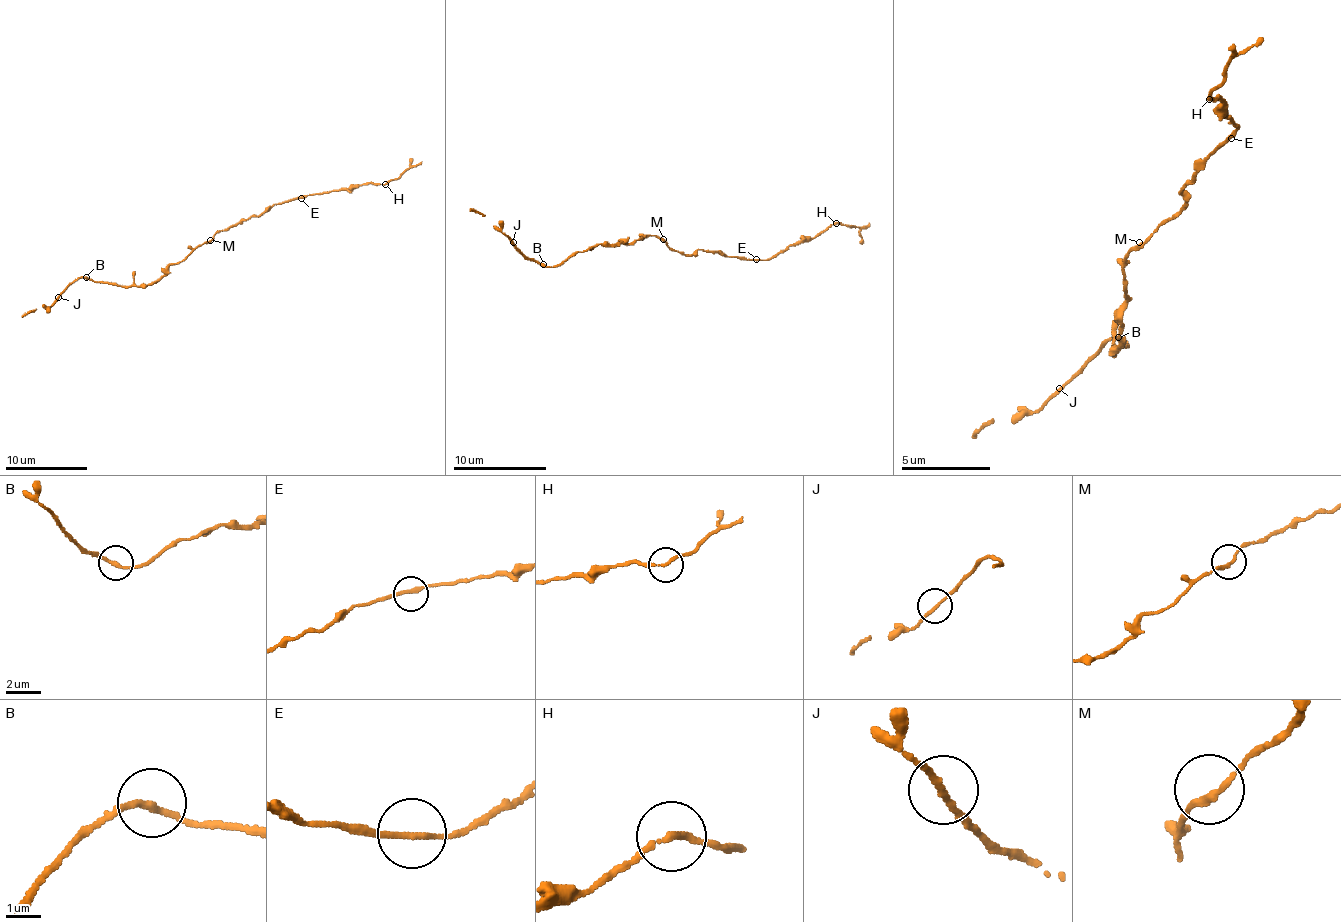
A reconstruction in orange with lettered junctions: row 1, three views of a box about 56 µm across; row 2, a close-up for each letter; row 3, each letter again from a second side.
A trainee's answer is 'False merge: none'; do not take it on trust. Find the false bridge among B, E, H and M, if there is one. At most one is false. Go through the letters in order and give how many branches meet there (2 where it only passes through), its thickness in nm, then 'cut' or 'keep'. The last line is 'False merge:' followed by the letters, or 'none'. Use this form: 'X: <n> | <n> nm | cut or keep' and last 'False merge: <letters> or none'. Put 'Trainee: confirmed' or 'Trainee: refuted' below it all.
B: 2 | 170 nm | keep
E: 2 | 170 nm | keep
H: 2 | 170 nm | keep
M: 2 | 180 nm | keep
False merge: none
Trainee: confirmed

